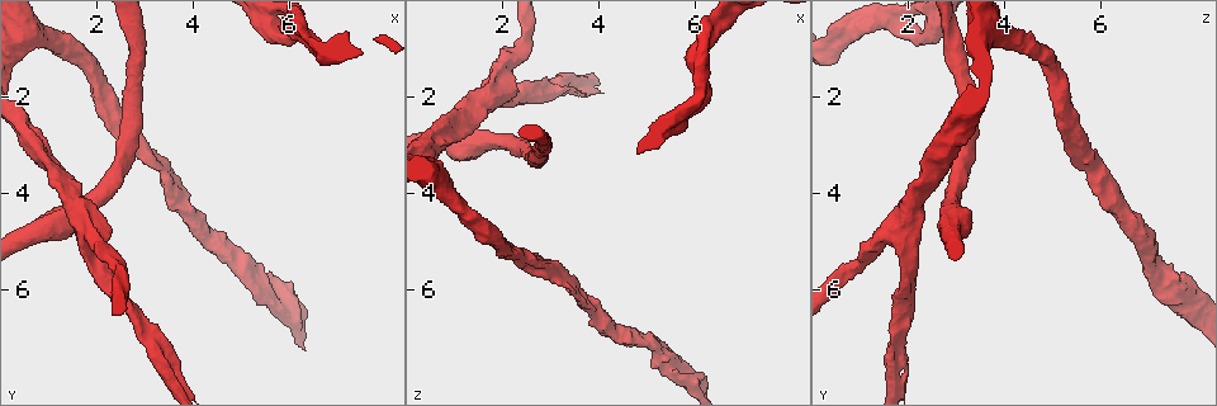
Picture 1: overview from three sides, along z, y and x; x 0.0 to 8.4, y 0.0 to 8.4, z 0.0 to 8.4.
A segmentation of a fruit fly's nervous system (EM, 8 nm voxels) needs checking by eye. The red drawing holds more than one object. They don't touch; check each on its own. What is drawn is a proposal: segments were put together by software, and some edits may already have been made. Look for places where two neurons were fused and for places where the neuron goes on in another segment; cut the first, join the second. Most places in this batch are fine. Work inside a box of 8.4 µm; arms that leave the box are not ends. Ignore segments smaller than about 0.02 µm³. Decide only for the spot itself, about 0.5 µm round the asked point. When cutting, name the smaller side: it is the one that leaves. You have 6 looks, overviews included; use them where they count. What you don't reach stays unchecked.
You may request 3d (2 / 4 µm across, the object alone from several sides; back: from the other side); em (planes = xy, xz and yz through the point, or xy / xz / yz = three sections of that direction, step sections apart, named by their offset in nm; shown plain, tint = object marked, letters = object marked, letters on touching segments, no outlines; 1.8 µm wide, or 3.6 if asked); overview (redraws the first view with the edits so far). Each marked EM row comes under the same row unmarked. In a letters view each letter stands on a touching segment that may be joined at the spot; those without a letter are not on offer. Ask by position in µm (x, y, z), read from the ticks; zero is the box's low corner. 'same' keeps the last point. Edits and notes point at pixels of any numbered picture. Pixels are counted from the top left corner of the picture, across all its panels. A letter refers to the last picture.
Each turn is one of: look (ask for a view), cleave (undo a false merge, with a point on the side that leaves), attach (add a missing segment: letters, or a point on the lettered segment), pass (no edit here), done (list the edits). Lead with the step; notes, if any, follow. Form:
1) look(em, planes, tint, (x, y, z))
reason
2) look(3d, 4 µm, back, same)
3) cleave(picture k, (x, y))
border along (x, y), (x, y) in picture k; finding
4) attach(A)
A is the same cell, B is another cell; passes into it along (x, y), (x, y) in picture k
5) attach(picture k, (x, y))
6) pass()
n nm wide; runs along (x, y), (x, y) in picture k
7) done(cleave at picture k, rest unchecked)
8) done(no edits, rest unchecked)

look(em, planes, letters, (1.85, 5.10, 2.00))
three arms meet

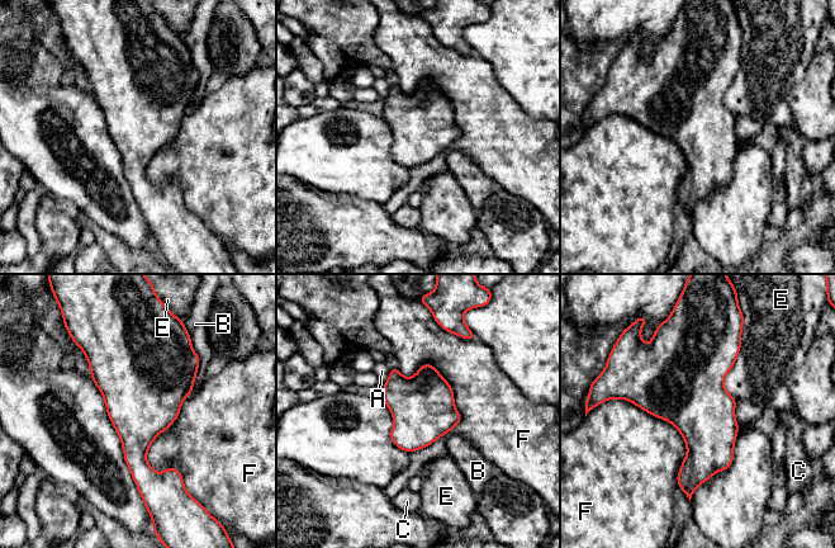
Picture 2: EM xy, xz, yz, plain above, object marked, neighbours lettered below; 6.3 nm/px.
pass()
F touches over 600 nm; A, B, C, E and F are other cells; continuous, no second neuron

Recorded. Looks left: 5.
look(3d, 2 µm, back, (3.70, 7.50, 2.00))
branch stops here

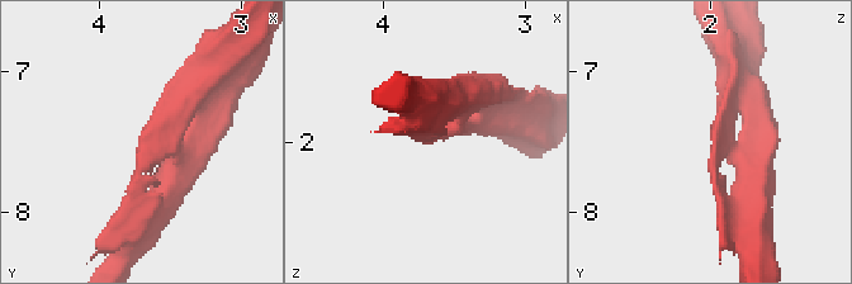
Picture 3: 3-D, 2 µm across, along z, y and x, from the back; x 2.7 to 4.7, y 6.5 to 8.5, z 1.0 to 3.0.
look(em, xy, step 8, tint, (3.74, 7.52, 1.98))
need the tissue

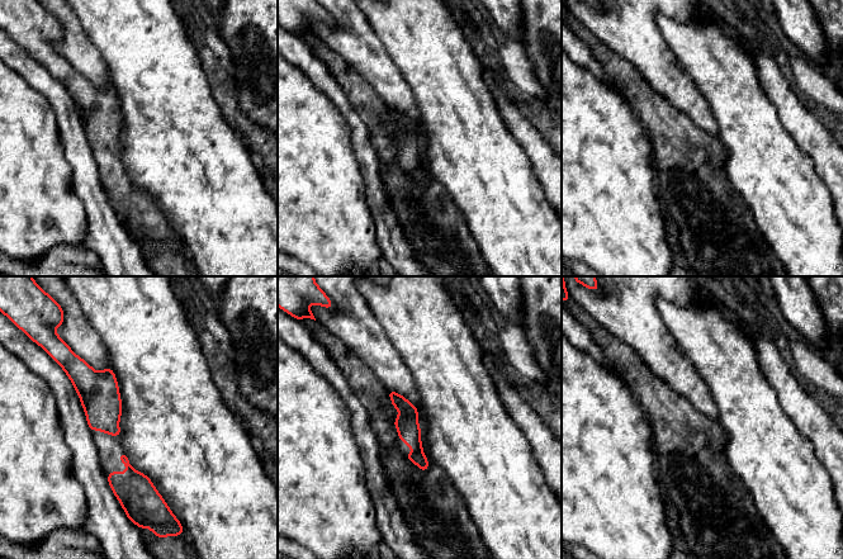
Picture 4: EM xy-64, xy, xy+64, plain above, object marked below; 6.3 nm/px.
look(em, xy, step 8, letters, same)
see the neighbours

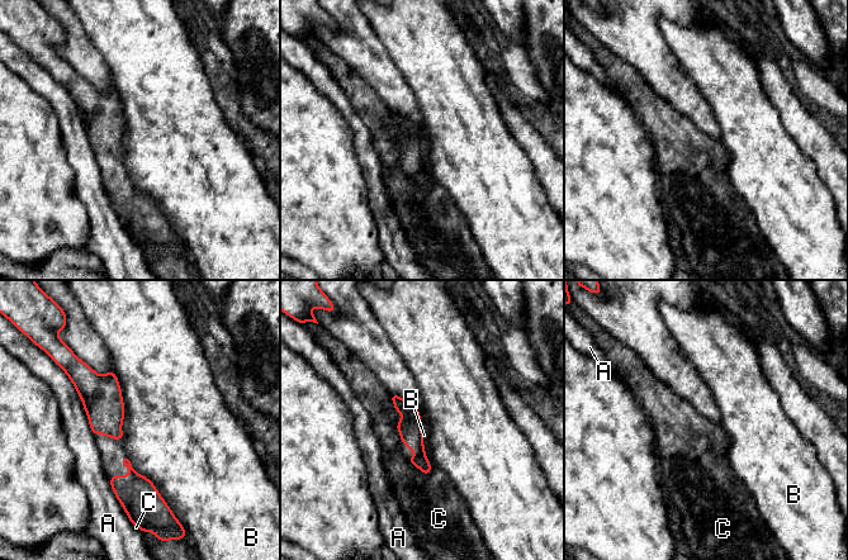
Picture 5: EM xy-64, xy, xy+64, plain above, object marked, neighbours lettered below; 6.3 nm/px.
pass()
A touches over 440 nm; A, B and C are other cells; no lettered segment goes on from it

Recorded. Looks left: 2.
look(em, yz, step 4, tint, (6.00, 5.90, 8.00))
free end

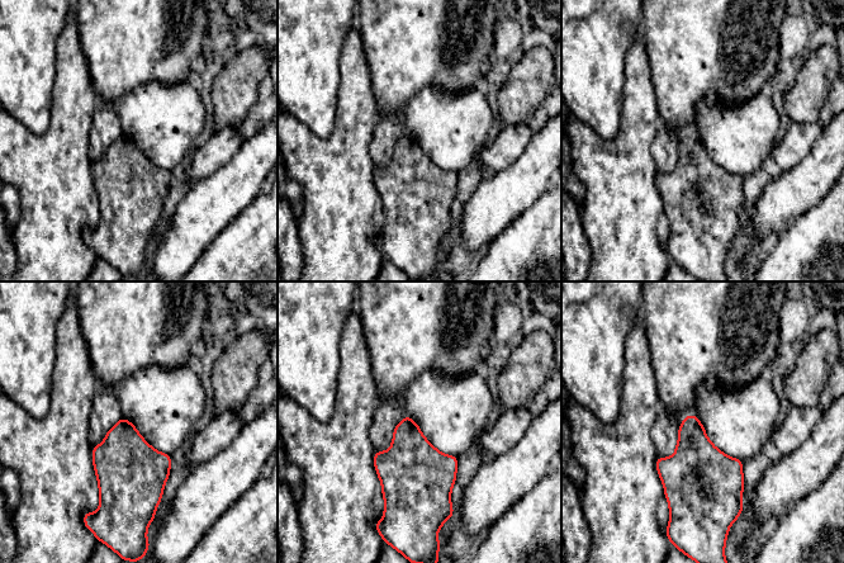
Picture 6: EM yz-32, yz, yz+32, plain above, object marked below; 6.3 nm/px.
look(em, planes, letters, same)
another direction

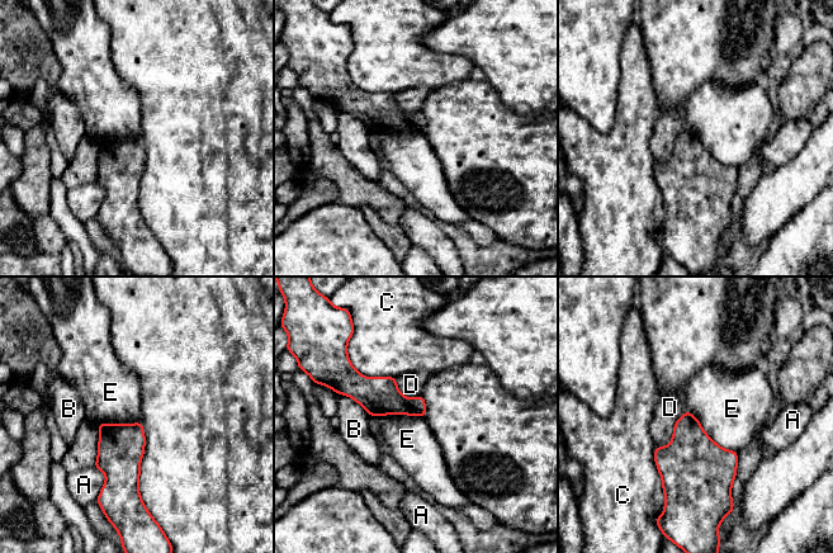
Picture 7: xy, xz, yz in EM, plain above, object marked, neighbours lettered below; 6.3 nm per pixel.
pass()
A, B, C, D and E are other cells; border along (686, 410), (718, 444), (737, 453) in picture 7; none of them fits

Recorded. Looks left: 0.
done(no edits, rest unchecked)

